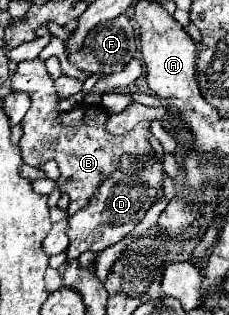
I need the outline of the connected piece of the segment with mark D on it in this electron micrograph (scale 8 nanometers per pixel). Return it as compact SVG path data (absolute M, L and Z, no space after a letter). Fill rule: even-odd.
M145 155L145 165L139 169L129 157L121 159L121 169L99 185L99 193L79 213L69 217L67 237L71 241L67 249L67 263L75 261L83 251L103 251L105 247L121 241L143 217L143 213L155 203L155 193L163 187L163 165L159 157Z

